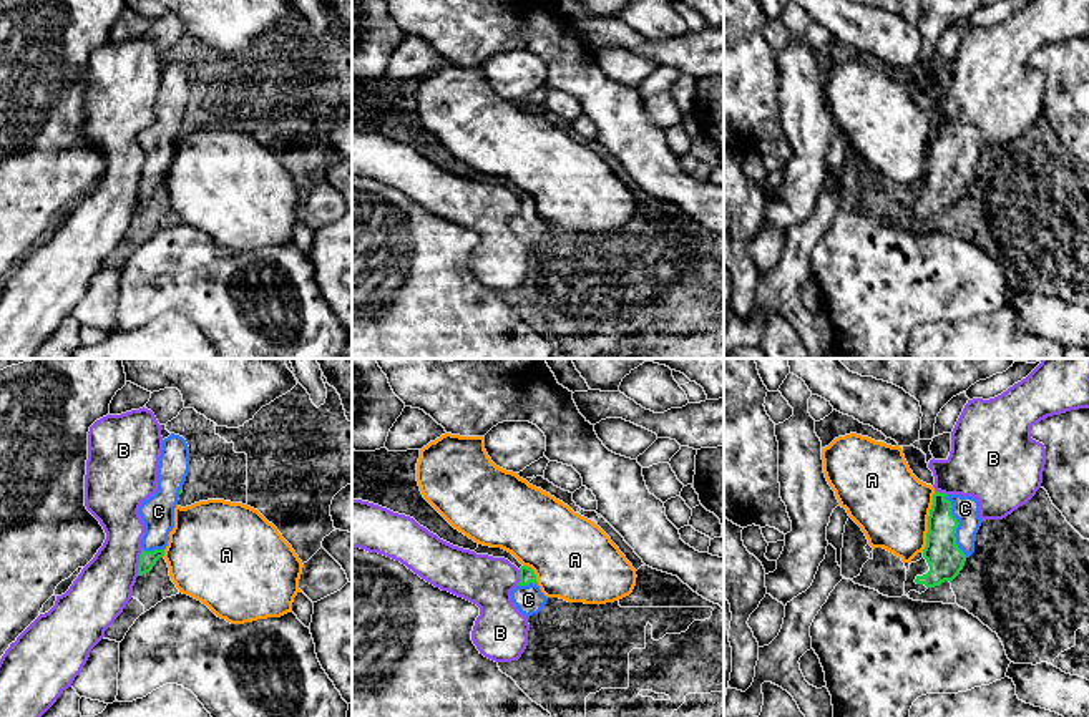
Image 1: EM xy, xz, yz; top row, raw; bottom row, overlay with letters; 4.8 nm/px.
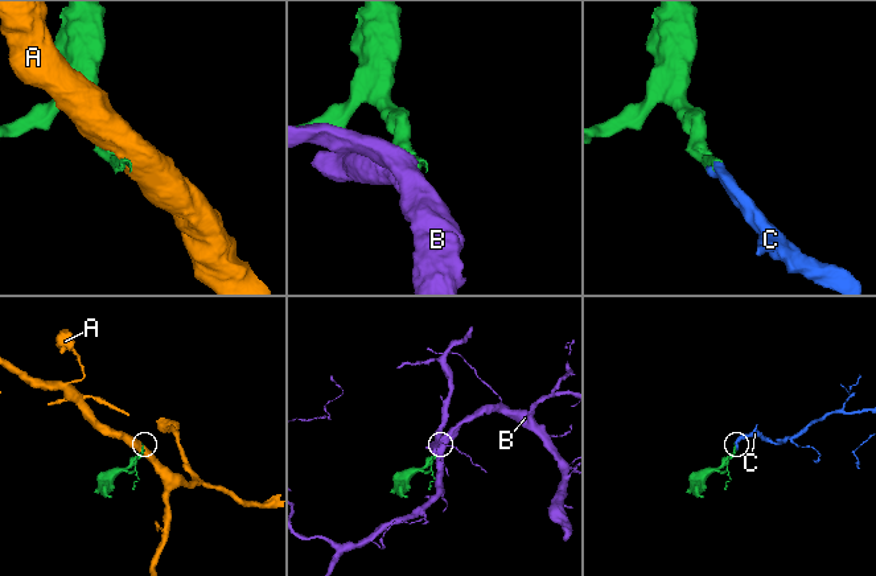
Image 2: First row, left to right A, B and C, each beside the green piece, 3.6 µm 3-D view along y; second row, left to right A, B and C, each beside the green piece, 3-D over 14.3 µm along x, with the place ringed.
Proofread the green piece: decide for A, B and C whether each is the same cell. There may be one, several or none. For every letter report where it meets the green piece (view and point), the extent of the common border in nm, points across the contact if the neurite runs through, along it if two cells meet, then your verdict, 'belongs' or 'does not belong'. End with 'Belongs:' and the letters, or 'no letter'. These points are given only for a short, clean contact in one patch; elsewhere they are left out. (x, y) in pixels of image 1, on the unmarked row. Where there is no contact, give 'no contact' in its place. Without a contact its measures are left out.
A: meets green in yz at (928, 148); contact 300 nm long; border along yz (935, 118), (928, 145), (927, 173), (922, 178); does not belong
B: meets green in xy at (140, 191); contact 130 nm long; does not belong
C: meets green in yz at (957, 155); contact 320 nm long; runs through yz (942, 181), (957, 155), (958, 145), (965, 136); belongs
Belongs: C

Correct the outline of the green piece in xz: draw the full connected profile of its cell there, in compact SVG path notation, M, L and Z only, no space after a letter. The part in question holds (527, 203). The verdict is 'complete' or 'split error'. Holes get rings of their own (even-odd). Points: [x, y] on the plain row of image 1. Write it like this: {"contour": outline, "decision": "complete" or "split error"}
{"contour": "M520 196L520 211L511 219L511 229L518 239L528 246L538 242L544 236L548 226L541 221L531 196Z", "decision": "split error"}

